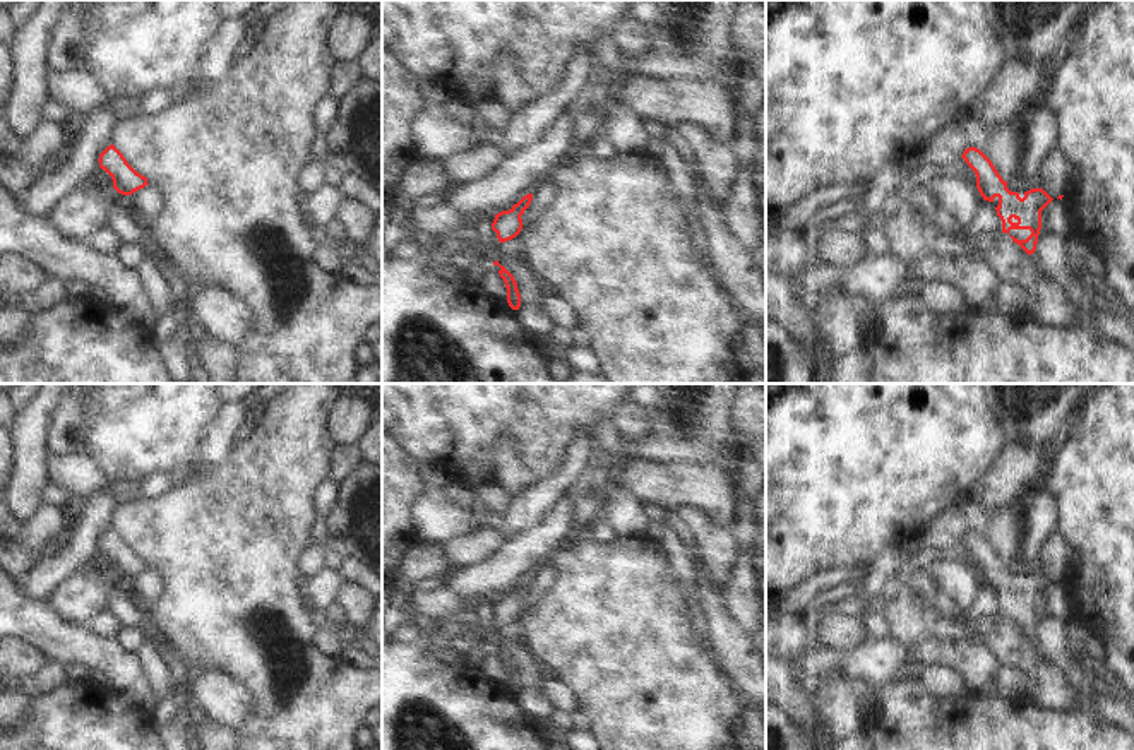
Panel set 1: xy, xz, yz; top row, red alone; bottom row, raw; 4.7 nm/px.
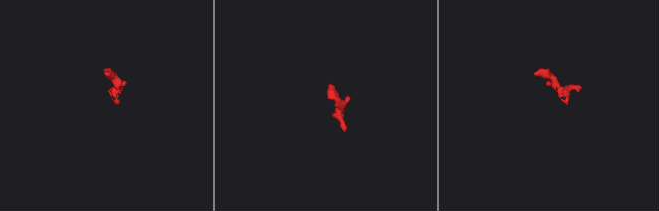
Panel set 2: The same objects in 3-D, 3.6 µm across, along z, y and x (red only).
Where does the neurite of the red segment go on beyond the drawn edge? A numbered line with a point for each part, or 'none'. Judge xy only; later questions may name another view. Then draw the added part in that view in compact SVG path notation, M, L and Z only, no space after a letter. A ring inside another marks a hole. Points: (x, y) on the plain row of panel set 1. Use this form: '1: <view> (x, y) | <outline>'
none

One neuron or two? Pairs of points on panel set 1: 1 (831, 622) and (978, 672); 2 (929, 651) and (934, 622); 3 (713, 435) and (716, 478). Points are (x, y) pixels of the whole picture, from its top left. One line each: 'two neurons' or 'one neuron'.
1: two neurons
2: two neurons
3: two neurons

